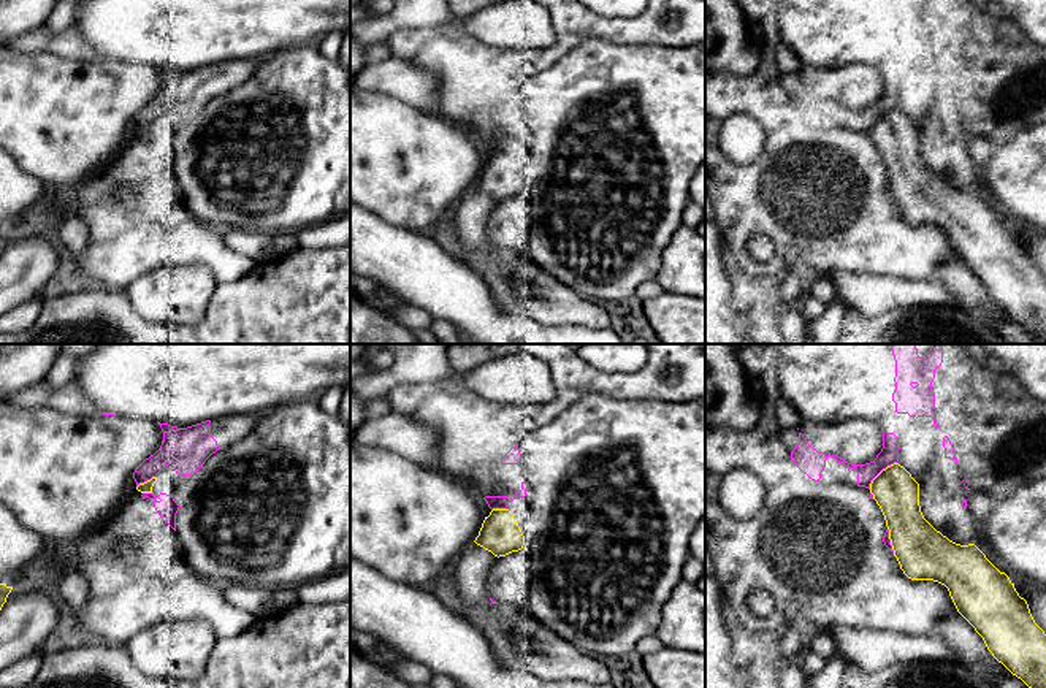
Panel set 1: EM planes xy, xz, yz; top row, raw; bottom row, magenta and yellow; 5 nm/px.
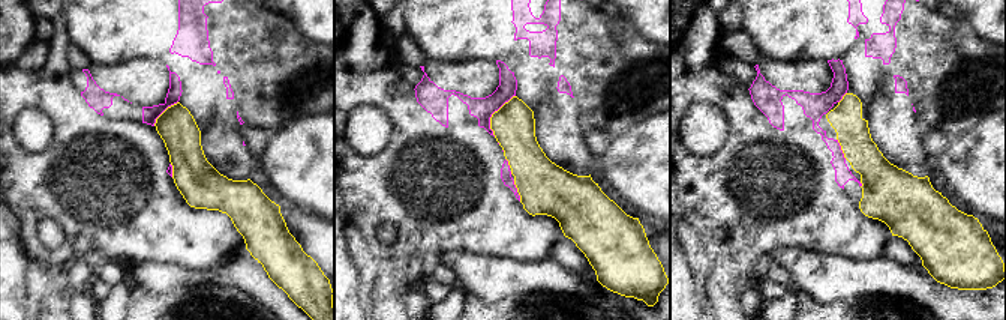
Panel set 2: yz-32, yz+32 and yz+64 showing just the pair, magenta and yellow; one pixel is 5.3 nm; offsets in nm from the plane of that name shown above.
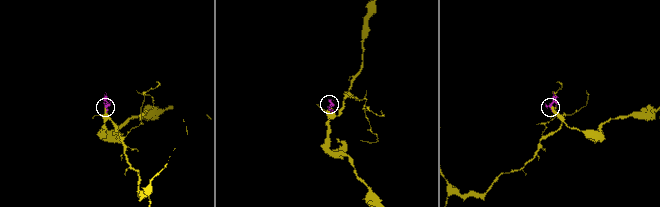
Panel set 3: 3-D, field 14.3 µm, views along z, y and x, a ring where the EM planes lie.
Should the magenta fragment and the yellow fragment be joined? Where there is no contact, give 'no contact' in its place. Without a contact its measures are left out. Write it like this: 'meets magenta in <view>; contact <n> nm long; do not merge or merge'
meets magenta in yz; contact 200 nm long; merge

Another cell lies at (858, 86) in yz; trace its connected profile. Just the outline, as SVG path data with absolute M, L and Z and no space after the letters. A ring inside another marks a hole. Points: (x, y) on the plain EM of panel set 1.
M848 63L837 70L802 67L799 76L818 97L837 100L851 109L870 108L883 94L881 71L872 63Z

